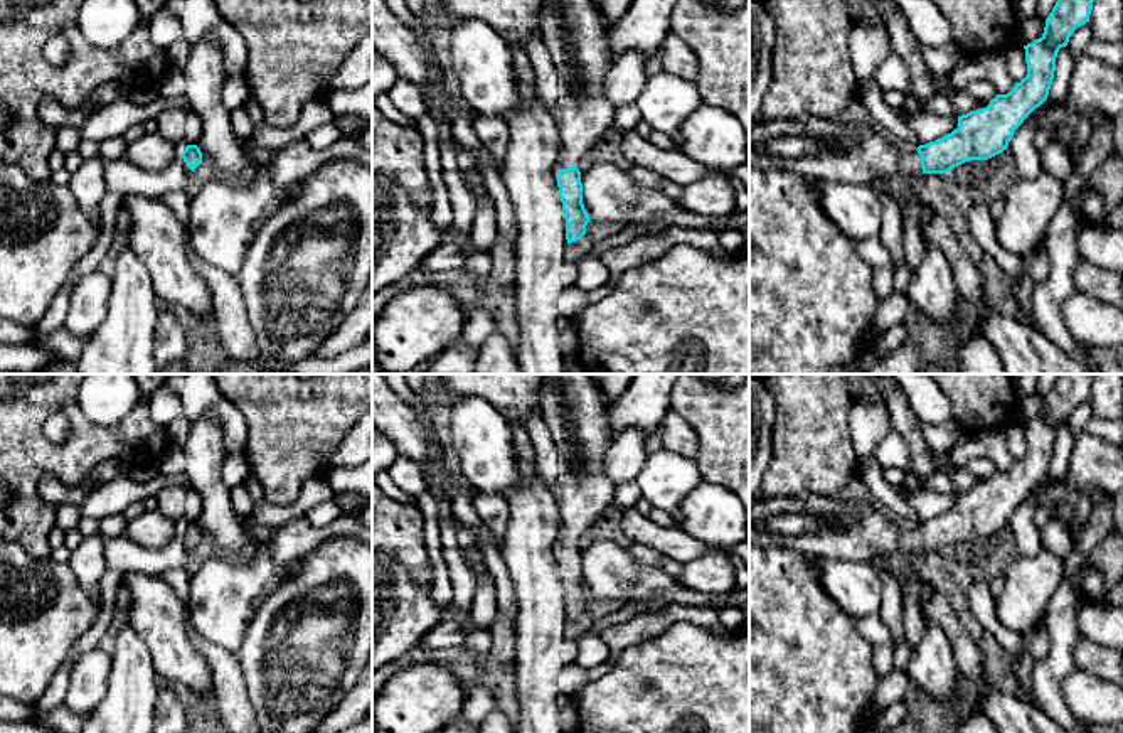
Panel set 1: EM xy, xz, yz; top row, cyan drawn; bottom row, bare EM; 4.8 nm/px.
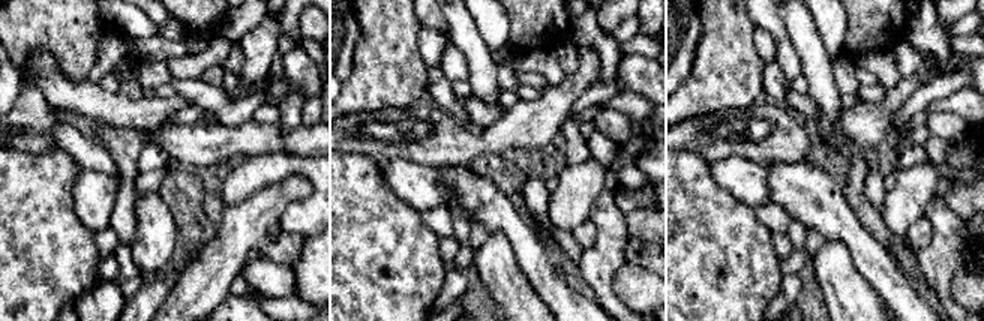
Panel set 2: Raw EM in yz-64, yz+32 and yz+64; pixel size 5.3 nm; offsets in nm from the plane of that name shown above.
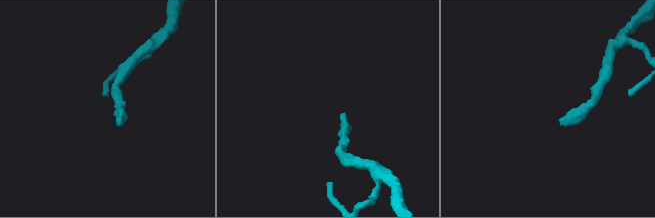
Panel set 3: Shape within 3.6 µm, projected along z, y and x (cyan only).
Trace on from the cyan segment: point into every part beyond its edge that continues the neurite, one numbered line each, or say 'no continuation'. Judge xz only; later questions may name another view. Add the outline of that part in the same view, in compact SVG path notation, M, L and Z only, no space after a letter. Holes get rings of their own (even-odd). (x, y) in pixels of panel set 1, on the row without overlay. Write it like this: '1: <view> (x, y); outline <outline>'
1: xz (574, 410); outline M546 374L539 406L559 453L552 494L561 514L559 546L567 546L577 543L613 502L615 485L604 474L606 450L613 443L606 401L591 374Z

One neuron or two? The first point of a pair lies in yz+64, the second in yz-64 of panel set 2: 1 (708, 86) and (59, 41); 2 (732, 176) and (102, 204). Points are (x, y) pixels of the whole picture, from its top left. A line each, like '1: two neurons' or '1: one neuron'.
1: one neuron
2: one neuron

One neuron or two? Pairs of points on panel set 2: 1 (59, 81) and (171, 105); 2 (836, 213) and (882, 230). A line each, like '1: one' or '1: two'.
1: one
2: two

